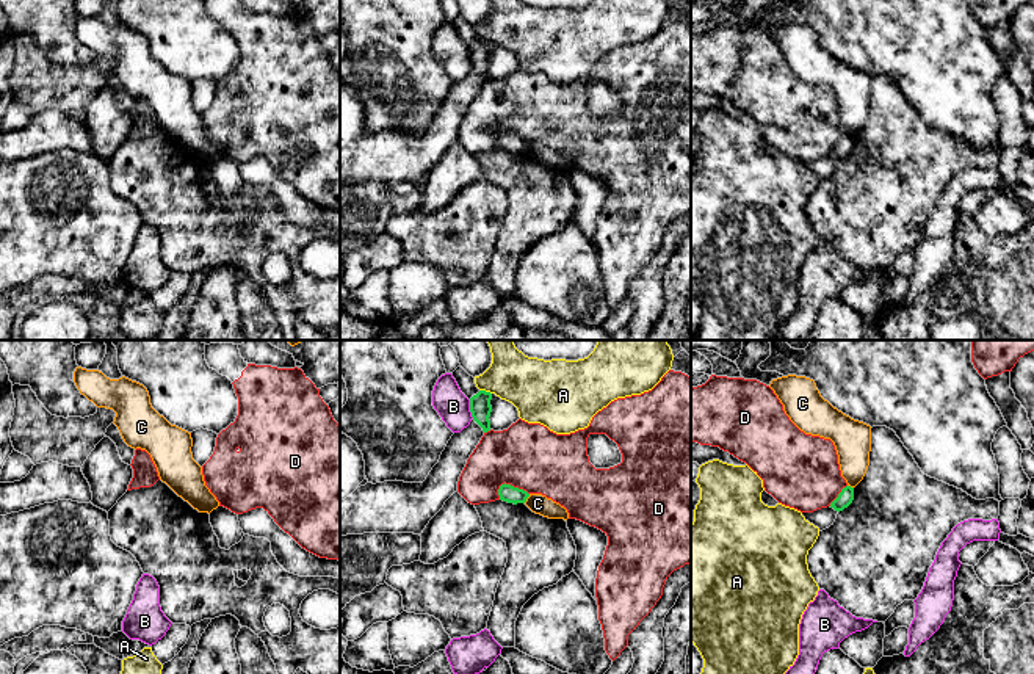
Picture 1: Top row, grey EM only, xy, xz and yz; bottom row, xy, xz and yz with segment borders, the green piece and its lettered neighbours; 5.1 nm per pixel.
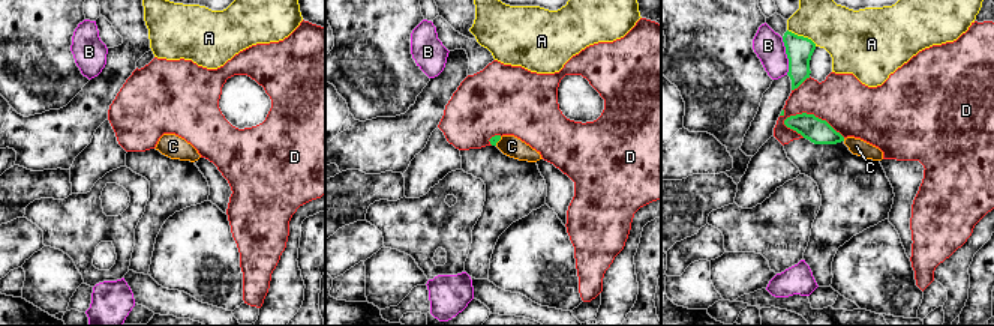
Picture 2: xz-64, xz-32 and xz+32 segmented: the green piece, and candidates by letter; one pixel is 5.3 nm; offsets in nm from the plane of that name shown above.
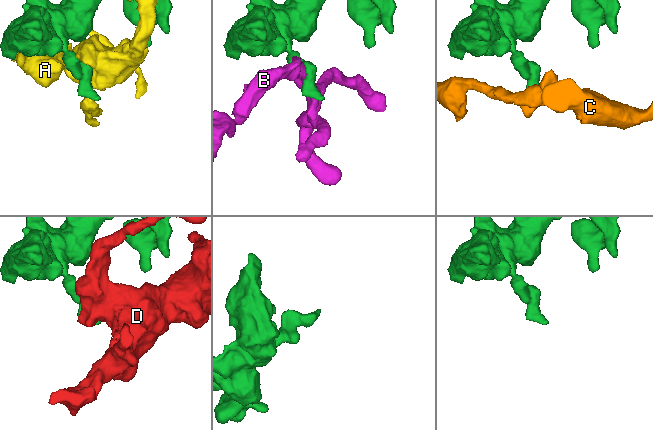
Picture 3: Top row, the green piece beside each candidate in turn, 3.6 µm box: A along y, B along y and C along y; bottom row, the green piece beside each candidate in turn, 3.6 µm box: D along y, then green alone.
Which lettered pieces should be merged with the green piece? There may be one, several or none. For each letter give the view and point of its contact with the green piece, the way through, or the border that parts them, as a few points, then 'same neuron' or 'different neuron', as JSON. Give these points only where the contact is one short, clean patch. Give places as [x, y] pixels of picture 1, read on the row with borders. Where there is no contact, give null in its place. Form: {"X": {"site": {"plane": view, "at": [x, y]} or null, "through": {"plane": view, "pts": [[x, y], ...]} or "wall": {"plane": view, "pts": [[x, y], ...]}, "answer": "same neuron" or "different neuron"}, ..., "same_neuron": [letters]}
{"A": {"site": {"plane": "xz", "at": [484, 391]}, "answer": "different neuron"}, "B": {"site": {"plane": "xz", "at": [470, 409]}, "answer": "different neuron"}, "C": {"site": {"plane": "xz", "at": [527, 497]}, "wall": {"plane": "xz", "pts": [[530, 494], [524, 502]]}, "answer": "different neuron"}, "D": {"site": {"plane": "xz", "at": [513, 486]}, "wall": {"plane": "xz", "pts": [[497, 489], [509, 483], [528, 494]]}, "answer": "different neuron"}, "same_neuron": []}

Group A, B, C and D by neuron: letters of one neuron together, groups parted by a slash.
A / B / C / D

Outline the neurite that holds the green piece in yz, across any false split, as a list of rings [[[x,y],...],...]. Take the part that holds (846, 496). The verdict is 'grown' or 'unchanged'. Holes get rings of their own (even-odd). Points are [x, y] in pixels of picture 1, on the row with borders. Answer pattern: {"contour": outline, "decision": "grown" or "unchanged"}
{"contour": [[[846,486],[841,489],[838,497],[830,503],[830,508],[840,513],[844,508],[848,508],[852,503],[852,500],[854,500],[854,487]]], "decision": "unchanged"}

